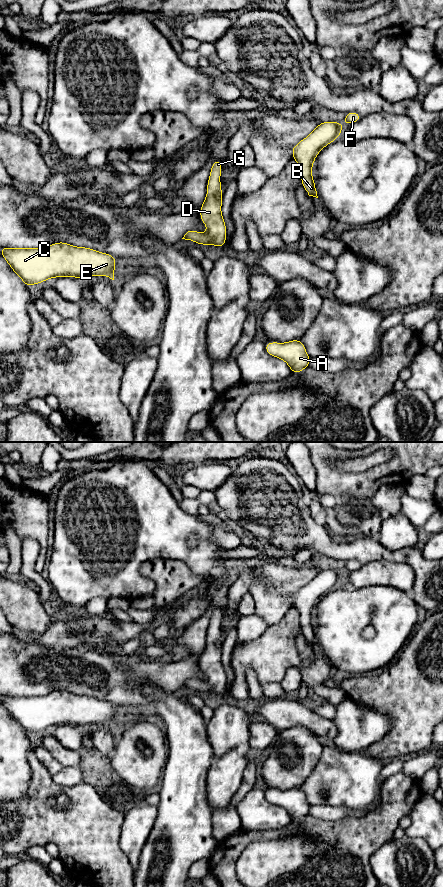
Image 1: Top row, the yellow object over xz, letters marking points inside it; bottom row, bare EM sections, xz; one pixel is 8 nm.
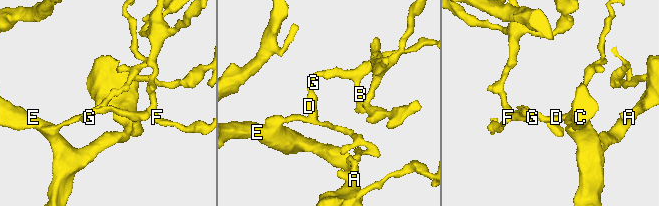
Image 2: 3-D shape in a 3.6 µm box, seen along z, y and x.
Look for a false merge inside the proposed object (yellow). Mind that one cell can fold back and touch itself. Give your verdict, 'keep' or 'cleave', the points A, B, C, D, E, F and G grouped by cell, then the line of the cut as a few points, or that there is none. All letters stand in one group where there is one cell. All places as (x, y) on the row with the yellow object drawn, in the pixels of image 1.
keep; groups A B C D E F G; cut none

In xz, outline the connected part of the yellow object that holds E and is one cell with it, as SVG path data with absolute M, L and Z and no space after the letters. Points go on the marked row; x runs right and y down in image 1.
M56 242L45 248L0 248L1 255L26 286L49 278L106 276L114 280L116 259L87 247Z

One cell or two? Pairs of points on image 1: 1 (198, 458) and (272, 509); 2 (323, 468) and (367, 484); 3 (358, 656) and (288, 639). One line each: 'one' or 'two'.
1: two
2: one
3: two

